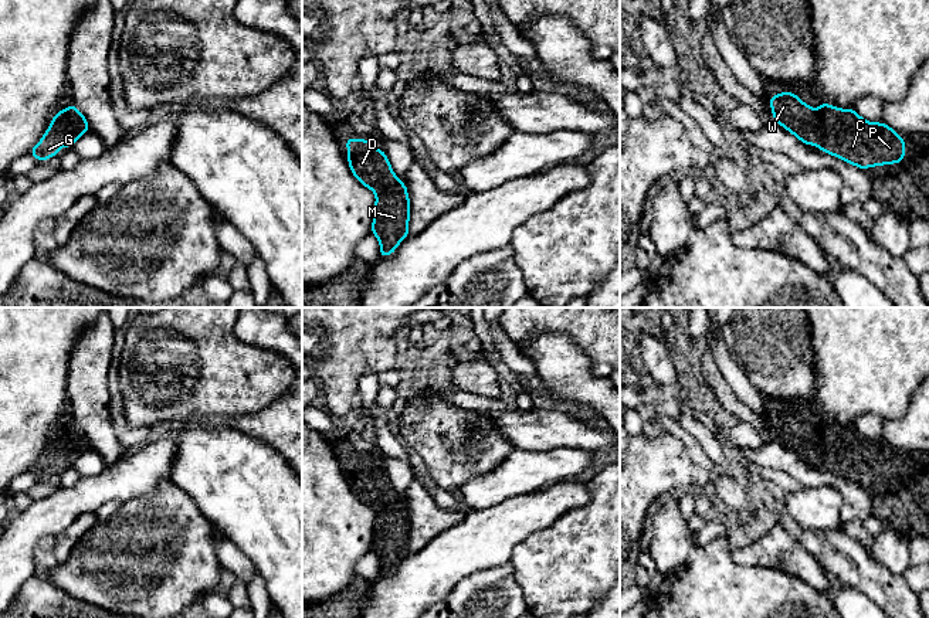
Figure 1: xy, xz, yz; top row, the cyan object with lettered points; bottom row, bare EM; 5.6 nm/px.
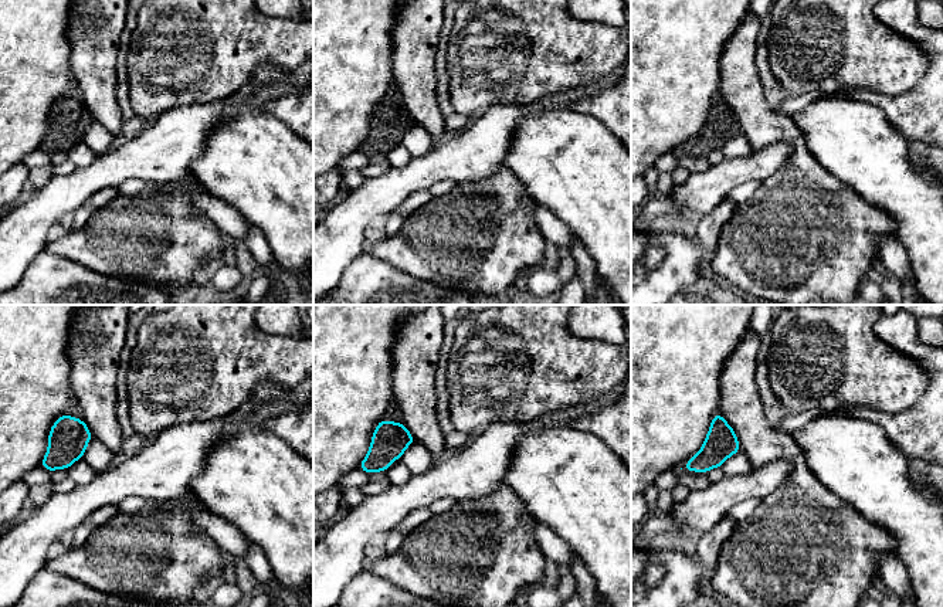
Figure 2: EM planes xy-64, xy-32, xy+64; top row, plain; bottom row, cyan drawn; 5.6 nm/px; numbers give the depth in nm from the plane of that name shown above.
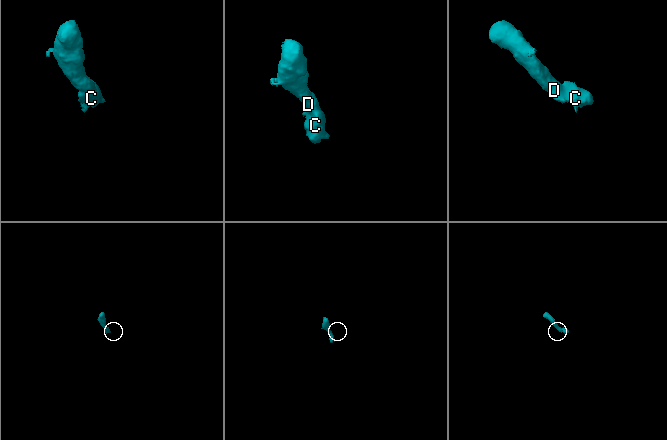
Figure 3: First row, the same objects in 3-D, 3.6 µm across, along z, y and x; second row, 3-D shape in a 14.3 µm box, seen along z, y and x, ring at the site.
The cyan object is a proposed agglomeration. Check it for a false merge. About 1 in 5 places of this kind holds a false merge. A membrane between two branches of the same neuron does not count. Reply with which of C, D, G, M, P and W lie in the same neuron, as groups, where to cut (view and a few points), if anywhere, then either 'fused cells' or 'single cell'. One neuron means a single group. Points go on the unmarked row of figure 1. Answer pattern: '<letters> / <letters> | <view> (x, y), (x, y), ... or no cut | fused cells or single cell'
C D G M P W | no cut | single cell

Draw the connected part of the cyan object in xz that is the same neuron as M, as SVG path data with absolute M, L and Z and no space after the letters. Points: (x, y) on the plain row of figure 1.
M345 456L353 493L376 510L372 551L380 558L380 573L393 571L408 551L410 516L404 499L391 488L386 471L367 456Z

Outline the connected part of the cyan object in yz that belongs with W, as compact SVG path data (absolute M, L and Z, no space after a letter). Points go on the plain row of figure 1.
M793 410L769 414L774 439L793 451L804 462L817 464L824 471L865 488L886 481L899 482L905 475L905 458L885 439L875 441L862 437L855 427L840 427L823 418L818 427L800 418Z

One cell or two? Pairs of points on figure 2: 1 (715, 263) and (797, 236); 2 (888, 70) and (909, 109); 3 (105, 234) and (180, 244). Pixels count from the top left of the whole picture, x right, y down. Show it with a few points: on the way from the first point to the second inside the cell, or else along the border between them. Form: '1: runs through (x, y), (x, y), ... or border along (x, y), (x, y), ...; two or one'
1: runs through (735, 261), (760, 250), (777, 247); one
2: border along (925, 71), (911, 88), (899, 94), (868, 91); two
3: runs through (124, 237), (162, 238); one

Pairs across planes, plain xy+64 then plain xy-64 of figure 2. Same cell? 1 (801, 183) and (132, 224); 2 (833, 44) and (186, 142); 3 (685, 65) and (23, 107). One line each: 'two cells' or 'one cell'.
1: one cell
2: two cells
3: one cell

